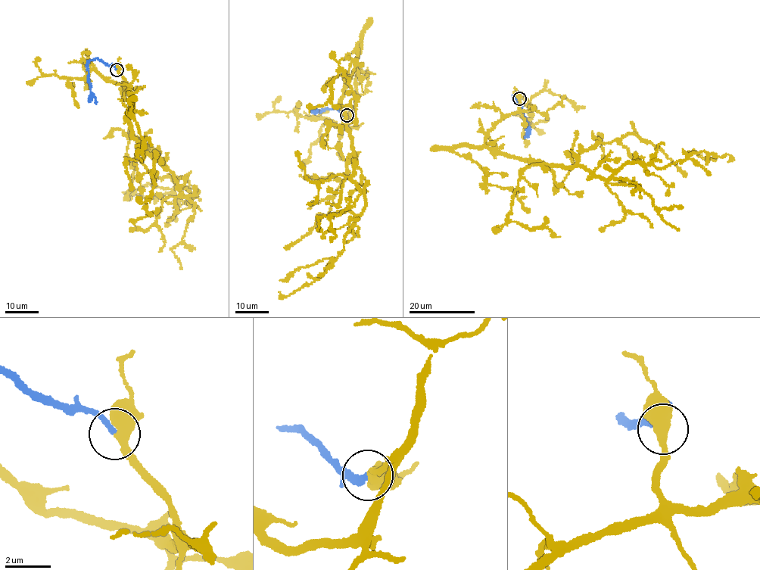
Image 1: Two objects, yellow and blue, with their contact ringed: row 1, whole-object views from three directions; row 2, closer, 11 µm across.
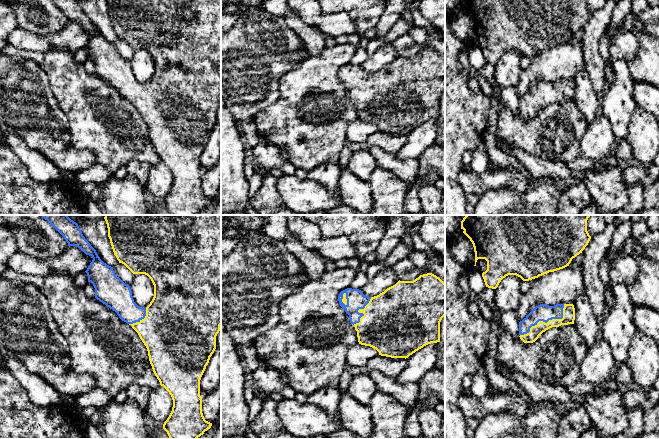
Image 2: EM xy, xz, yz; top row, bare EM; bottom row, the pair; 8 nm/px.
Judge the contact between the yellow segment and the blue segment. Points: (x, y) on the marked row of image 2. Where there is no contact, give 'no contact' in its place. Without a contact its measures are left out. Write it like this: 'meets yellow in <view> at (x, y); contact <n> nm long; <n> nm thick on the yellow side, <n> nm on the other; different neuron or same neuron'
meets yellow in yz at (547, 322); contact 440 nm long; 100 nm thick on the yellow side, 140 nm on the other; same neuron

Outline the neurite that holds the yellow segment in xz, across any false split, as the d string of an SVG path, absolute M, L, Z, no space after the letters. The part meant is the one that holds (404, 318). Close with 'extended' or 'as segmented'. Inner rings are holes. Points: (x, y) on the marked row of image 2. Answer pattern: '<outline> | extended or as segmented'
M432 273L413 281L399 280L374 297L365 296L359 289L347 288L340 292L338 301L357 331L359 344L376 349L381 356L406 359L424 346L440 342L445 283Z | extended

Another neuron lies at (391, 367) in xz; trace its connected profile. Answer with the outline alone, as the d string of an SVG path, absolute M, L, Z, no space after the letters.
M378 355L370 358L365 367L369 372L372 370L377 370L387 377L396 378L405 366L405 358L391 358Z

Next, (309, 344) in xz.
M345 267L307 280L298 291L280 302L278 324L253 340L261 363L283 372L297 393L308 396L322 388L338 388L347 351L359 344L357 331L340 306L338 296L351 287L356 275L357 271Z

